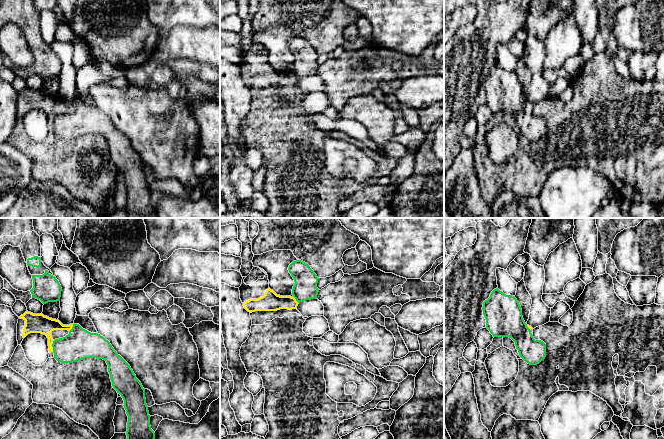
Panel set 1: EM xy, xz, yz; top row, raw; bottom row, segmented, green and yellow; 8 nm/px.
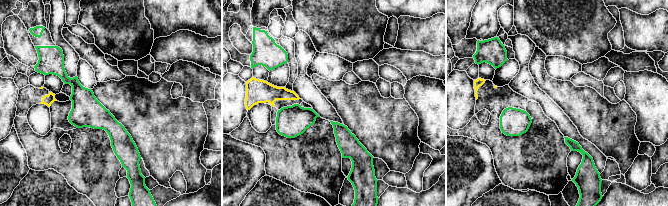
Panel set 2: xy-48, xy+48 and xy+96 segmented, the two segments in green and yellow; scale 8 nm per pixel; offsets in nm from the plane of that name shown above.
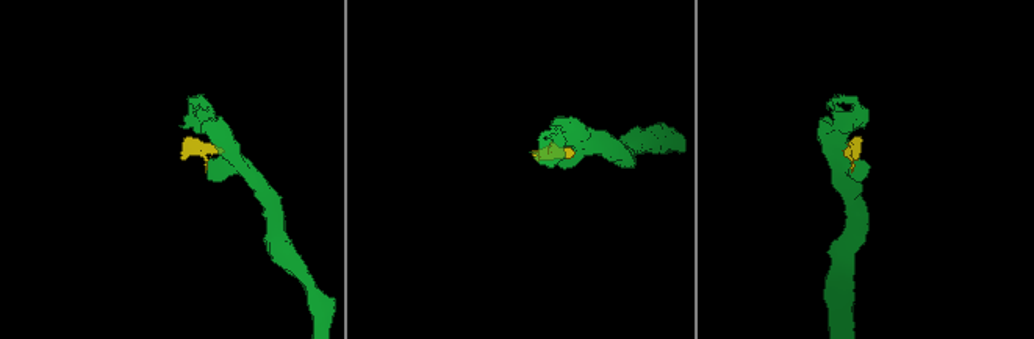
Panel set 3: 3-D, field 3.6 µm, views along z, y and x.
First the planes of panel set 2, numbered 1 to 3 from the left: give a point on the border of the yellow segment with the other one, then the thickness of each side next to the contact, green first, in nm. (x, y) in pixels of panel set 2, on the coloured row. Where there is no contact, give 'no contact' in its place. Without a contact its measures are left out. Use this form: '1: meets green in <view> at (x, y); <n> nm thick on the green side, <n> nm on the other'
1: no contact
2: no contact
3: no contact

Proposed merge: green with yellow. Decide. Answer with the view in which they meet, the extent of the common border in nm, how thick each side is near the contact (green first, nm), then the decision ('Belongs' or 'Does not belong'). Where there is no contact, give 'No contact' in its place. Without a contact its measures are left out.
Touches green in xy. Shared border 70 nm. Thickness 240 nm (green) against 160 nm. Does not belong

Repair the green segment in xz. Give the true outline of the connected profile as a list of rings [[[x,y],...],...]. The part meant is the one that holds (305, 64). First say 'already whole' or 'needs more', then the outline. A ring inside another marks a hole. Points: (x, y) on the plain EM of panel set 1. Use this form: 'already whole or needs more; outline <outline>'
already whole; outline [[[293,37],[288,43],[289,49],[294,55],[292,71],[298,79],[316,75],[319,65],[317,64],[318,53],[310,42],[301,37]]]

